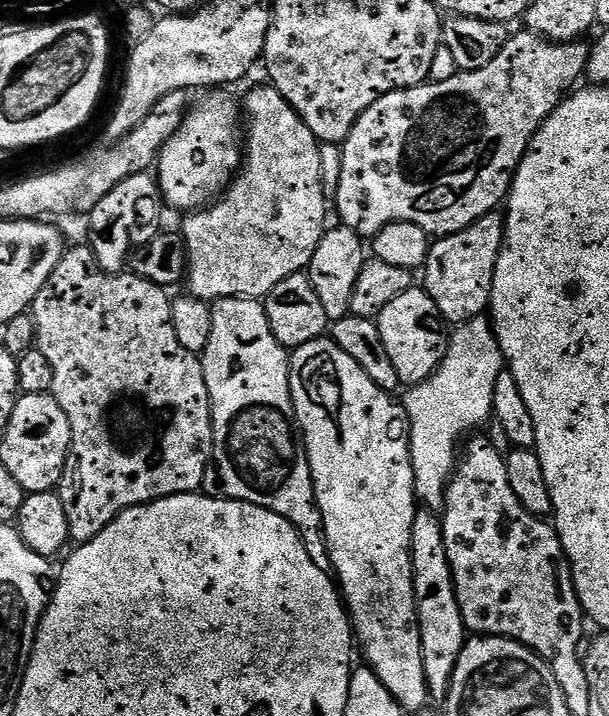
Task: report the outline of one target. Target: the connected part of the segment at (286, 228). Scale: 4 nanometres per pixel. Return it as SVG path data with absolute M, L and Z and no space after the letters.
M274 87L254 89L244 101L244 110L244 157L235 178L215 202L183 217L182 235L188 250L187 291L199 300L215 302L231 296L267 296L278 282L307 269L328 226L322 184L322 148L316 136Z

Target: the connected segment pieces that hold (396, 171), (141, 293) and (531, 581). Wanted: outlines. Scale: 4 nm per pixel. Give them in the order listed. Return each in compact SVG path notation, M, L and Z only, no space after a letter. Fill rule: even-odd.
M521 30L520 33L509 35L508 41L502 46L501 52L489 65L473 72L457 71L457 76L448 76L437 84L425 82L417 88L403 88L397 92L386 94L374 102L354 122L348 137L344 139L340 156L340 177L336 180L336 212L340 215L339 223L345 228L354 230L362 238L371 238L382 231L387 224L402 222L414 222L414 226L422 226L422 230L428 232L429 237L439 238L449 236L455 232L461 232L470 227L478 218L497 211L505 203L509 190L512 189L512 180L516 177L516 168L522 162L532 146L532 140L536 137L536 131L546 122L546 118L555 108L564 101L581 83L582 77L588 71L589 45L584 42L570 44L554 44L545 40L542 36L536 36L533 32Z
M89 245L69 247L54 268L46 286L39 291L30 309L35 324L36 347L44 354L52 384L51 395L62 407L71 422L71 450L64 467L63 478L57 485L56 492L66 510L69 537L78 544L93 540L105 529L107 524L116 520L117 515L124 512L125 501L116 500L112 508L108 503L112 496L128 496L133 505L149 504L151 500L160 500L164 496L181 496L184 492L199 493L204 484L204 475L209 475L212 459L212 403L206 390L206 378L199 355L186 350L178 342L178 334L174 331L171 297L167 289L148 281L133 272L108 273L102 270Z
M476 434L471 437L473 440L468 444L468 453L461 458L460 465L457 466L456 473L453 474L452 481L448 484L448 493L444 496L444 512L442 511L444 545L446 546L446 554L450 562L454 590L458 598L458 610L464 619L465 629L469 633L479 634L481 637L504 636L507 640L518 641L525 648L531 648L532 651L538 653L547 664L552 665L553 672L559 677L561 688L568 690L571 689L570 687L581 687L584 666L580 657L582 652L580 639L584 636L586 613L580 607L580 599L578 598L576 587L572 581L572 565L568 562L568 555L564 552L560 535L558 535L555 527L547 519L530 514L530 510L526 510L526 506L522 506L522 502L518 502L518 494L514 494L514 490L510 486L510 478L506 474L505 453L503 451L500 453L486 437L480 435L484 434Z

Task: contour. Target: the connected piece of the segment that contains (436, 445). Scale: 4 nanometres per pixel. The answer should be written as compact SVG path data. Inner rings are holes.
M475 316L465 324L459 325L451 333L448 342L448 352L444 355L444 361L436 368L436 372L430 378L426 378L421 384L407 389L408 397L403 397L404 409L408 412L408 426L413 433L428 432L424 441L418 444L424 452L440 452L447 444L452 444L463 432L471 433L480 430L484 423L493 419L493 402L495 394L495 382L500 372L505 371L506 361L502 350L498 346L496 336L492 332L491 323L484 316Z

